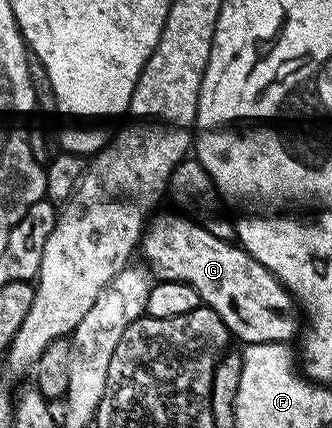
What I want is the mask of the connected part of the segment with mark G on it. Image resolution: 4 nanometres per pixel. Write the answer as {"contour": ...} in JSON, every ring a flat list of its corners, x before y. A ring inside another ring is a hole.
{"contour":[[168,211,150,219,139,243,140,259,158,281,185,284,195,290,202,305,215,310,223,318,230,337,241,340,242,345,285,344,298,335,297,302,263,262,251,258,240,243,215,238,211,230,188,215]]}

